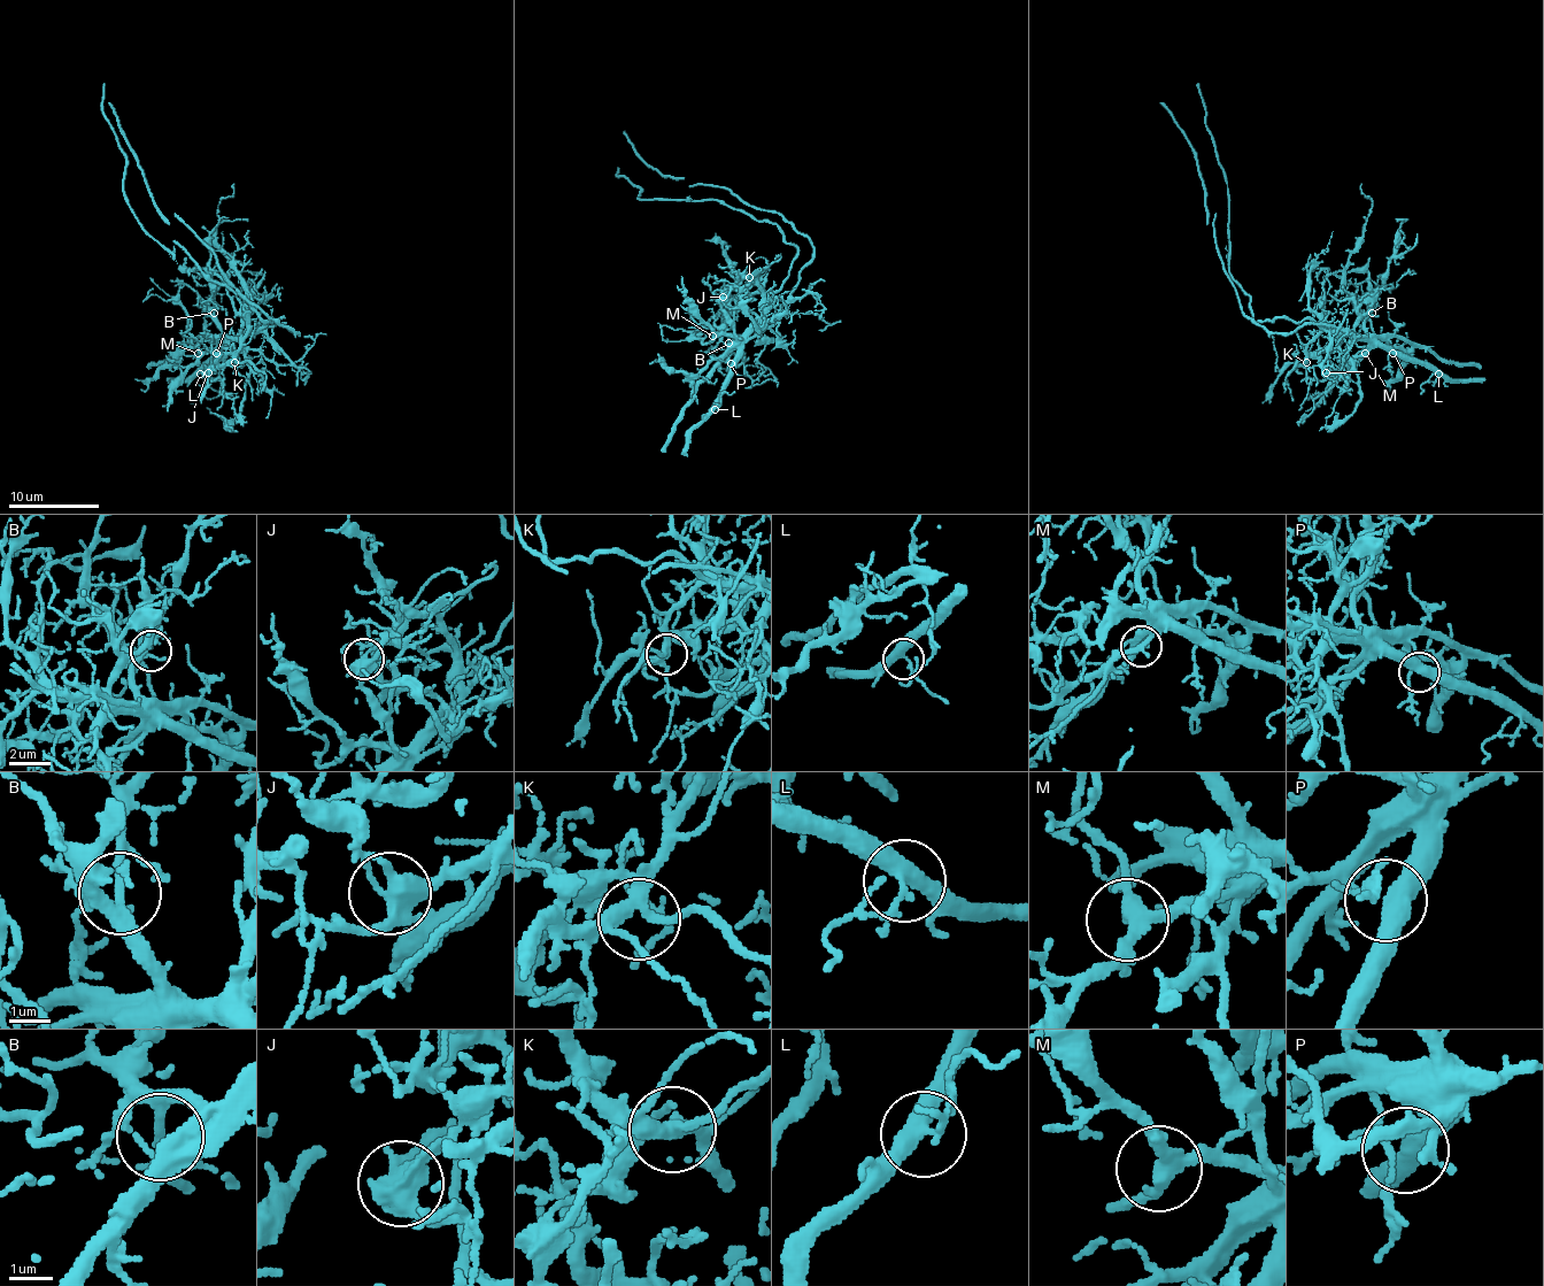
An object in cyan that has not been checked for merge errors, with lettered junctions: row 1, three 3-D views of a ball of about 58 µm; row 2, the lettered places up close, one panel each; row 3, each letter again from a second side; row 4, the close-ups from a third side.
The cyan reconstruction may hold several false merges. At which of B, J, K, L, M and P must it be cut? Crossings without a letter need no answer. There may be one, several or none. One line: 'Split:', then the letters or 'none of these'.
Split: J

